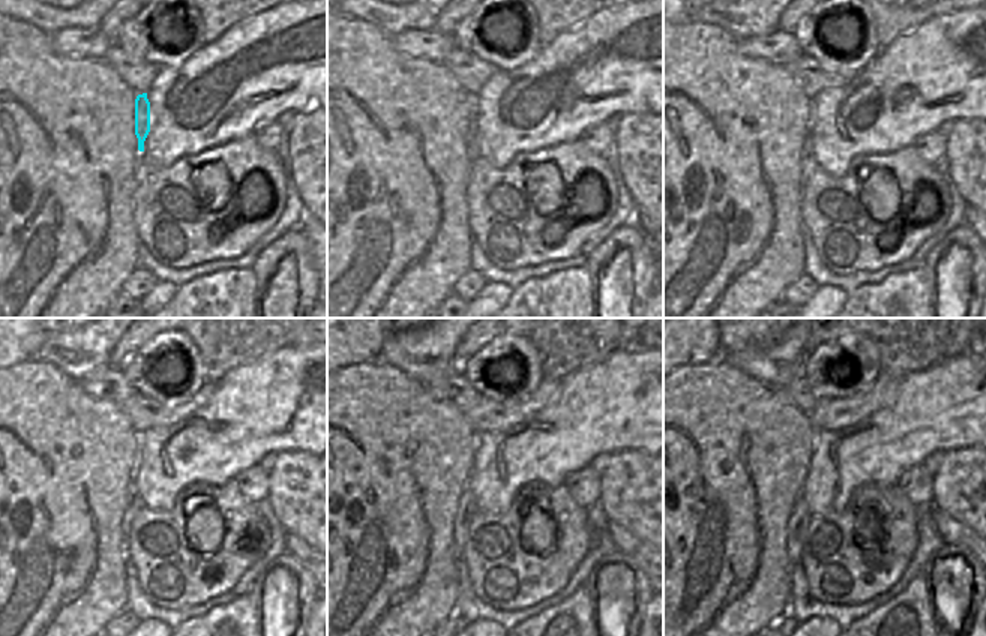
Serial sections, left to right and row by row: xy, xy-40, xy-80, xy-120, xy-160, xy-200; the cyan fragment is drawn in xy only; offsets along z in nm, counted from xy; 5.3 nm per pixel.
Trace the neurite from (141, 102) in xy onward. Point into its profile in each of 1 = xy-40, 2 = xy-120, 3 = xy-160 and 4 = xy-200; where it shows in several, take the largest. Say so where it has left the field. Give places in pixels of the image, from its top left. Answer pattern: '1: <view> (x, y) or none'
1: xy-40 (471, 135)
2: xy-120 (134, 503)
3: xy-160 (467, 509)
4: xy-200 (799, 519)

